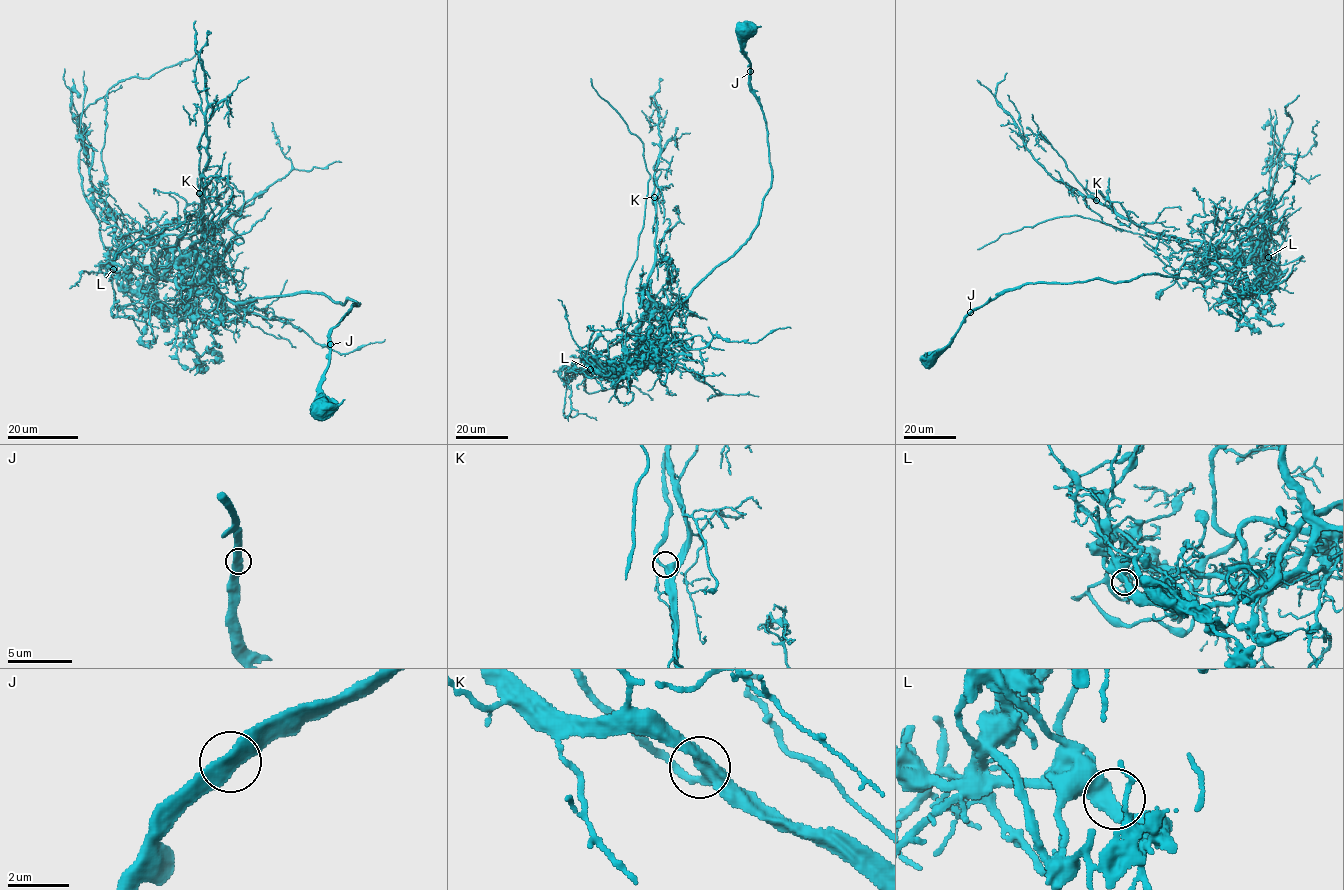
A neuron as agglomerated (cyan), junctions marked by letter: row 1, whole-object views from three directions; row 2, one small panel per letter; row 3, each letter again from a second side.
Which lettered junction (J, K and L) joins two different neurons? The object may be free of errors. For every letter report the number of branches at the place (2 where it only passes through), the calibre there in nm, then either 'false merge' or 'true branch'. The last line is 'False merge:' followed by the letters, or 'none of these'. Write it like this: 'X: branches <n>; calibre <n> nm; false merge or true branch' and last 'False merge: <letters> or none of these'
J: branches 2; calibre 440 nm; true branch
K: branches 3; calibre 360 nm; true branch
L: branches 2; calibre 440 nm; false merge
False merge: L

